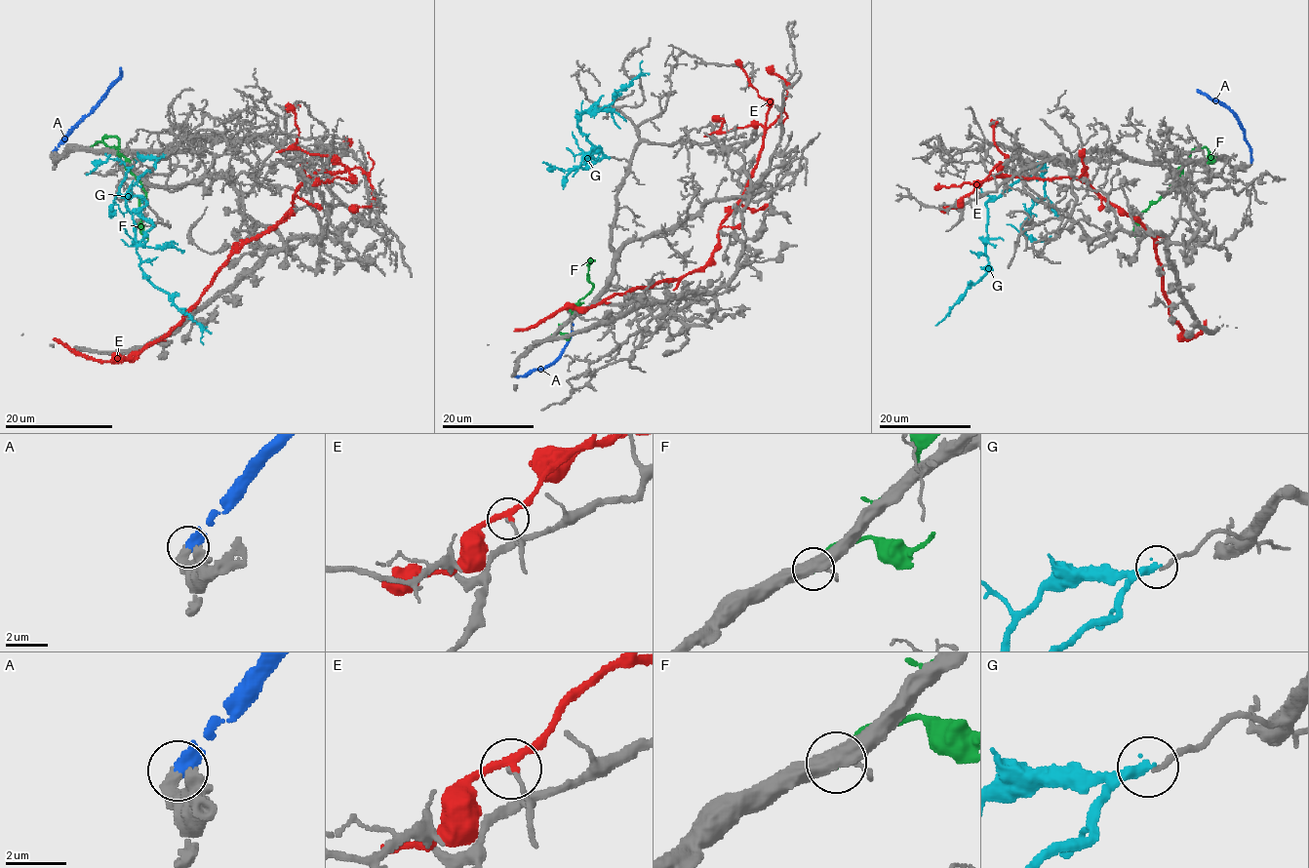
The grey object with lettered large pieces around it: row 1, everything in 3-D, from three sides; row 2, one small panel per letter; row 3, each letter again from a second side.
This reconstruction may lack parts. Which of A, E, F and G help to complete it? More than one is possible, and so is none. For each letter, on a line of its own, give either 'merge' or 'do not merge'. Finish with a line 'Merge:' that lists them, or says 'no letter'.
A: merge
E: do not merge
F: do not merge
G: do not merge
Merge: A

